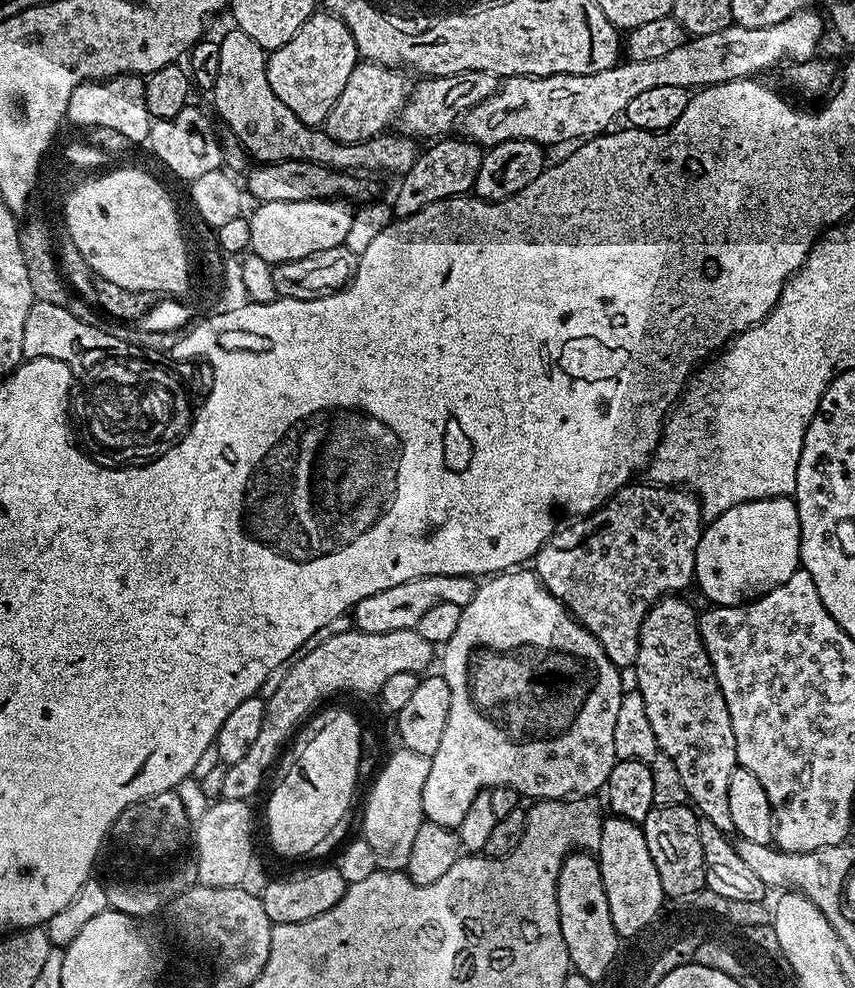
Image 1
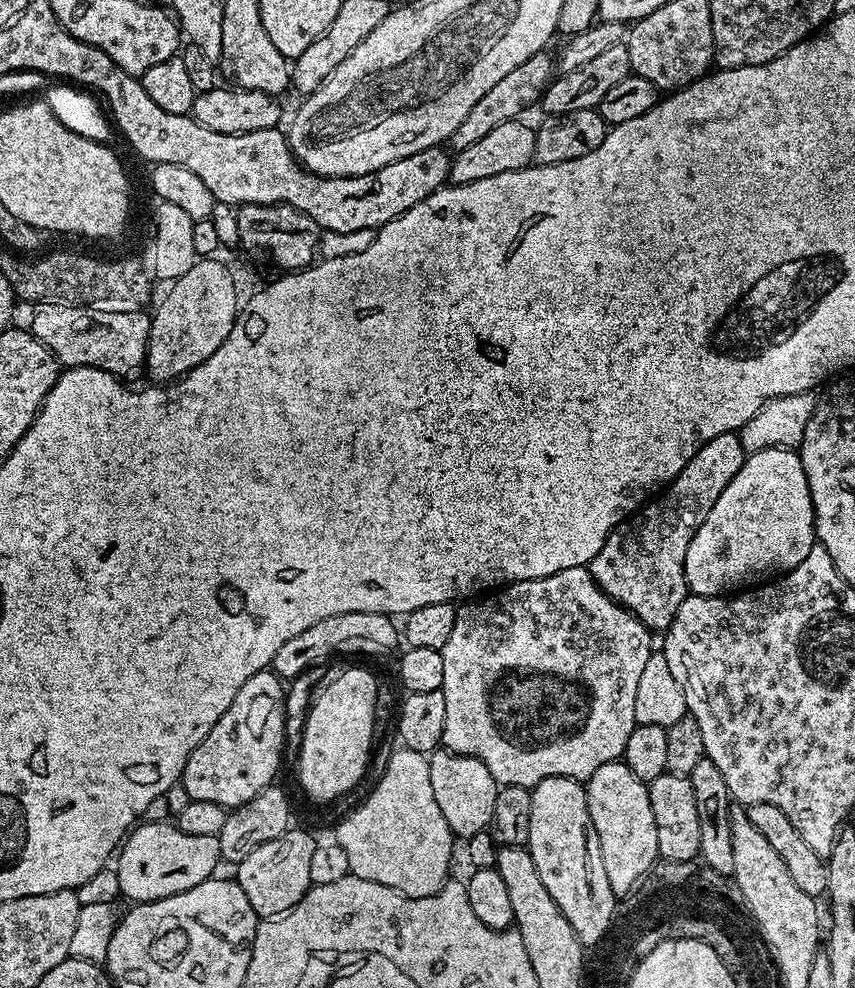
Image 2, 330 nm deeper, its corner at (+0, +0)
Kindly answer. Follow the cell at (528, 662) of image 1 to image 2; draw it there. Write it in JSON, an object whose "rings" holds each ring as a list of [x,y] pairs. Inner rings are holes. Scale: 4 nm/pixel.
{"rings":[[[587,567],[571,568],[570,570],[558,570],[558,574],[550,574],[546,578],[538,578],[537,580],[517,580],[514,584],[501,587],[499,590],[489,591],[487,594],[481,594],[475,598],[469,599],[467,602],[461,603],[456,609],[456,621],[454,622],[454,630],[450,633],[450,642],[446,642],[446,646],[440,649],[442,654],[442,686],[440,691],[444,693],[446,698],[446,726],[444,727],[443,747],[450,752],[458,754],[466,754],[478,758],[478,762],[482,762],[486,766],[486,770],[490,770],[490,774],[494,774],[497,784],[503,786],[522,786],[529,790],[541,784],[546,778],[558,778],[565,776],[571,780],[586,782],[593,774],[594,770],[598,770],[598,766],[606,766],[611,760],[620,760],[626,750],[626,738],[630,738],[630,734],[636,728],[636,719],[634,718],[634,694],[638,694],[638,678],[642,674],[646,662],[650,662],[654,651],[653,633],[649,632],[648,627],[639,620],[634,613],[628,611],[620,604],[615,604],[607,594],[601,590],[594,582],[594,578],[589,574]]]}

